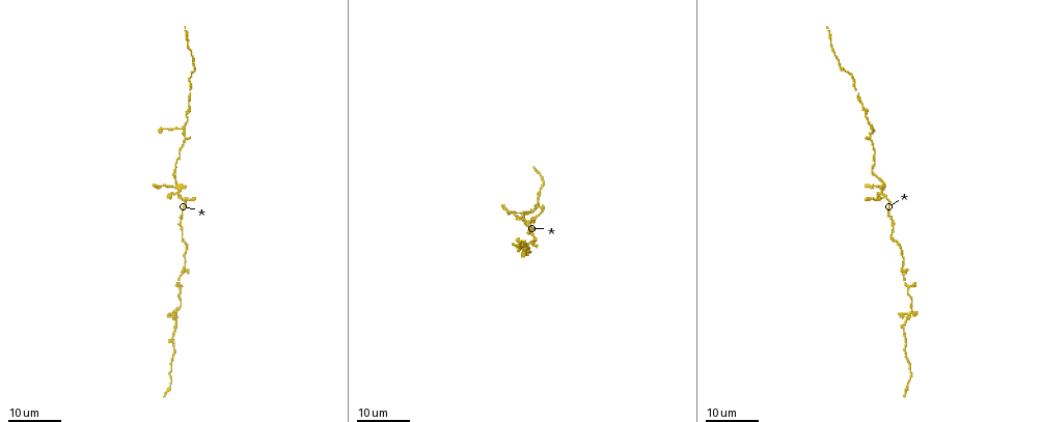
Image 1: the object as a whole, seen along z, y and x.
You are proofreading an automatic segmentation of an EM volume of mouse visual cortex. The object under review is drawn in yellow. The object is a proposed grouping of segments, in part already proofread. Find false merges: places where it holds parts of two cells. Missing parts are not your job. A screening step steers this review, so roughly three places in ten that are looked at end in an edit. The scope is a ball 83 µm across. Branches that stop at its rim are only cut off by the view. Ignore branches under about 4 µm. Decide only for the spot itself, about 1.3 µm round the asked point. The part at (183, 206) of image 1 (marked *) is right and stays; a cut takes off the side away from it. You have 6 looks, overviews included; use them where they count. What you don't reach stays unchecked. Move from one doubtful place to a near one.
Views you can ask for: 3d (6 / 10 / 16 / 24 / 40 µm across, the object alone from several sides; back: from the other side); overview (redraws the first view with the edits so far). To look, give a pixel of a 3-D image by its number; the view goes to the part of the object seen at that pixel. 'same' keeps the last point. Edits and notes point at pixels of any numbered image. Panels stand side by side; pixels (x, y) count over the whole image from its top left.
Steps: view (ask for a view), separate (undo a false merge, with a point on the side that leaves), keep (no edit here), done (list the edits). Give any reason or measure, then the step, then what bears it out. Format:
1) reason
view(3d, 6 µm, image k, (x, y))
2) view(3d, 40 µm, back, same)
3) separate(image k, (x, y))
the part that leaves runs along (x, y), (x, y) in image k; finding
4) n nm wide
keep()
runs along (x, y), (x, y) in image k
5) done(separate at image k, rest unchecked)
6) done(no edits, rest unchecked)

view(3d, 16 µm, image 1, (179, 285))

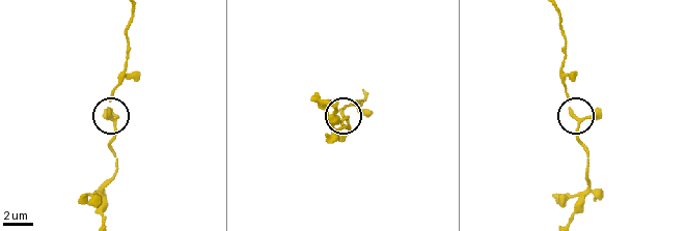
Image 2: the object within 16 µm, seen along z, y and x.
view(3d, 6 µm, image 2, (572, 114))

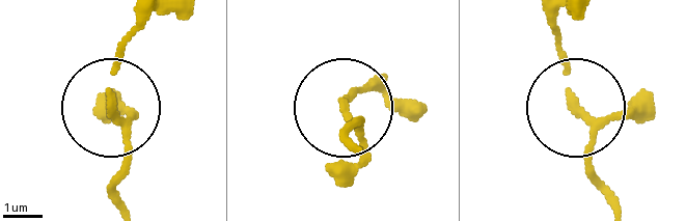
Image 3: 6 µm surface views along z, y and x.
view(3d, 6 µm, back, image 3, (342, 106))

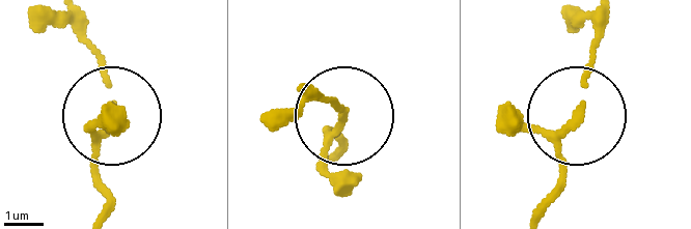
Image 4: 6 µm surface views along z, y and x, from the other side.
keep()
runs along (600, 24), (580, 113), (541, 212) in image 4; continuous, no second cell

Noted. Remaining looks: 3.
view(3d, 24 µm, image 1, (905, 333))

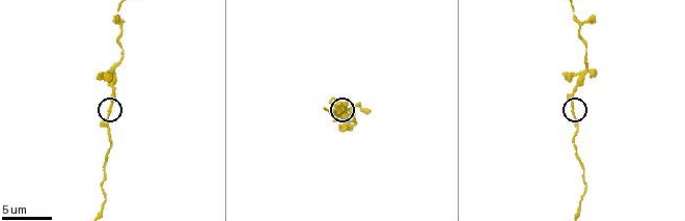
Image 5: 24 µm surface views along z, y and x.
view(3d, 6 µm, image 5, (110, 114))

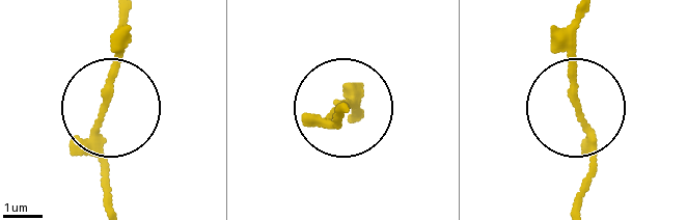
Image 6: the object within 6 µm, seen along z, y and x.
keep()
runs along (118, 8), (118, 67), (99, 128), (108, 207) in image 6; continuous, no second cell

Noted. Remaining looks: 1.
done(no edits, rest unchecked)

